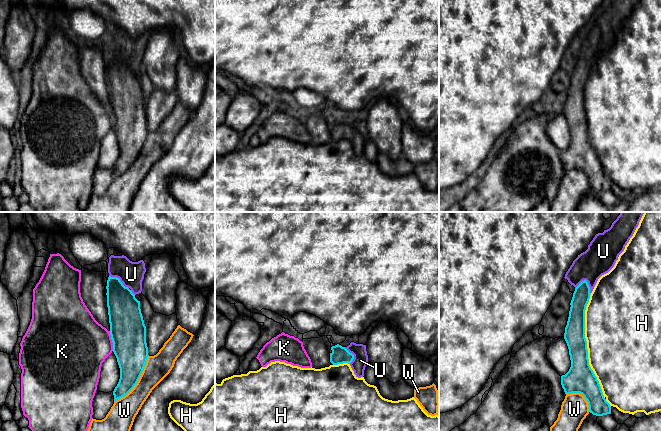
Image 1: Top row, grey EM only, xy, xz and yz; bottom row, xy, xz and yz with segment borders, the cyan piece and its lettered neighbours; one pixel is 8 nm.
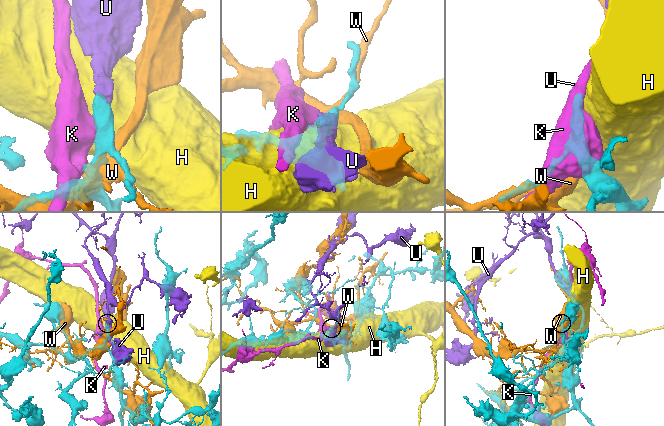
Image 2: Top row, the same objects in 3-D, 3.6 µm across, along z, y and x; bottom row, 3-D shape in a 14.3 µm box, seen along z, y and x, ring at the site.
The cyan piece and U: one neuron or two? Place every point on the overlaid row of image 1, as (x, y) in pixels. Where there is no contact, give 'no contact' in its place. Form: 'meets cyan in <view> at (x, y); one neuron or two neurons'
meets cyan in yz at (587, 282); one neuron

